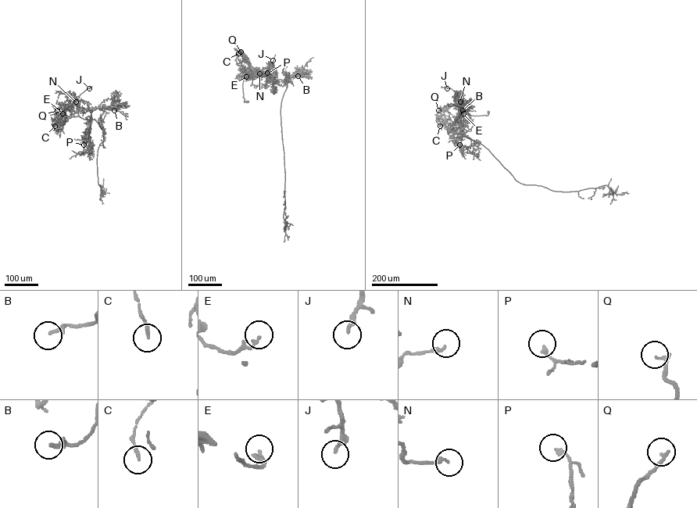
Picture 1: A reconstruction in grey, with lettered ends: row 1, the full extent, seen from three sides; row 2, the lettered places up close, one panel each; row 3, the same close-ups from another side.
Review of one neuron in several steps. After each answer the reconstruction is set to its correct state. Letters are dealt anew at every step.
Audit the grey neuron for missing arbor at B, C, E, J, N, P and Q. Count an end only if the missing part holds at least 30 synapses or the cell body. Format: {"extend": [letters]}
{"extend": []}

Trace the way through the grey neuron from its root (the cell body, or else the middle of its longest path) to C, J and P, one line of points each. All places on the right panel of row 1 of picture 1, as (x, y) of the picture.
C: (488, 112), (487, 115), (462, 113), (459, 121), (445, 123), (440, 126)
J: (488, 112), (487, 115), (462, 113), (462, 116), (461, 98), (451, 88), (447, 88)
P: (488, 112), (487, 115), (461, 114), (466, 120), (459, 144)

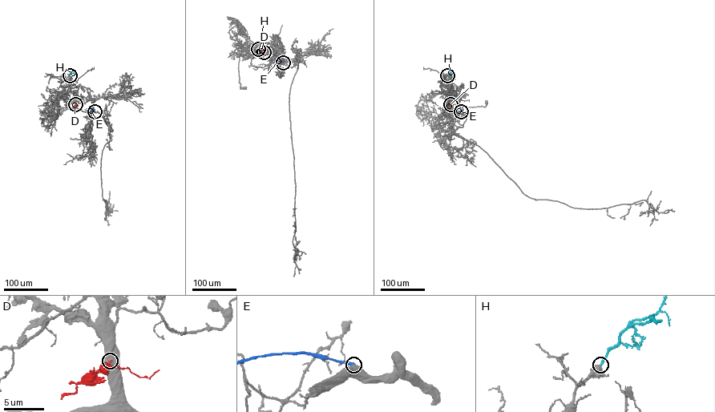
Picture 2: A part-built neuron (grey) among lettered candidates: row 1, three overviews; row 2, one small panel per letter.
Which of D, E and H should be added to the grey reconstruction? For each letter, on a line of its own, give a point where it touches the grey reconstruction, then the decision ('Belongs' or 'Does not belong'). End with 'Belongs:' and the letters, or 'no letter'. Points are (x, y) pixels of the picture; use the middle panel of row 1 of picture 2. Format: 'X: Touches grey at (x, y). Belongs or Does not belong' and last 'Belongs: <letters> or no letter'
D: Touches grey at (264, 52). Does not belong
E: Touches grey at (283, 62). Does not belong
H: Touches grey at (258, 49). Belongs
Belongs: H

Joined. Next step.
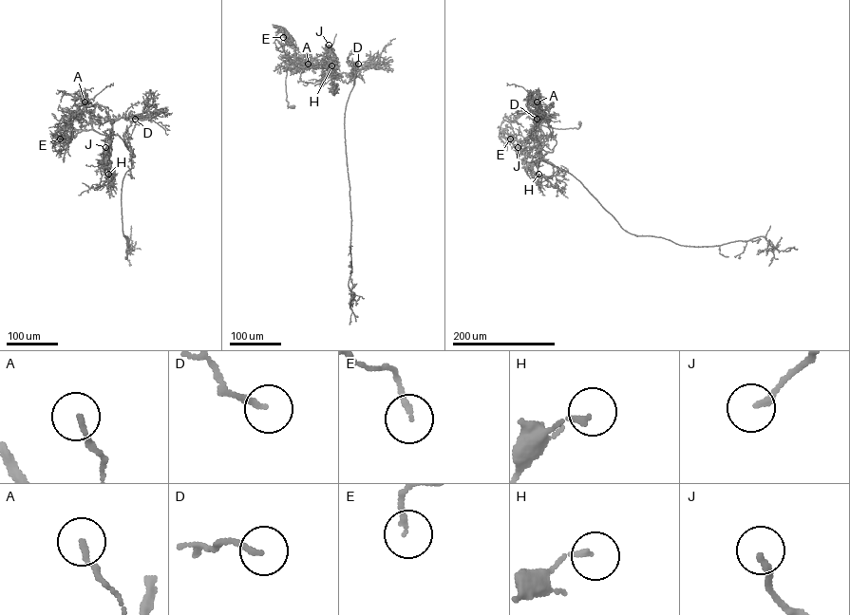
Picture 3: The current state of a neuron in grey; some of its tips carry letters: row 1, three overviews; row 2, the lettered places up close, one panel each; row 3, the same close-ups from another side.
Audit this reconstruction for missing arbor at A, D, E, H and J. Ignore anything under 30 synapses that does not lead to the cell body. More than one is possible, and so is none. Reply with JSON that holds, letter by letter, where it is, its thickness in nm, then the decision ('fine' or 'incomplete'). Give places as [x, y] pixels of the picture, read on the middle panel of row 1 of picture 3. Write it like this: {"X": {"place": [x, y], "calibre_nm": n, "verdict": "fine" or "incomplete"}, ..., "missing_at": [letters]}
{"A": {"place": [308, 64], "calibre_nm": 140, "verdict": "fine"}, "D": {"place": [358, 64], "calibre_nm": 170, "verdict": "fine"}, "E": {"place": [283, 37], "calibre_nm": 150, "verdict": "fine"}, "H": {"place": [331, 65], "calibre_nm": 160, "verdict": "fine"}, "J": {"place": [329, 45], "calibre_nm": 180, "verdict": "fine"}, "missing_at": []}

